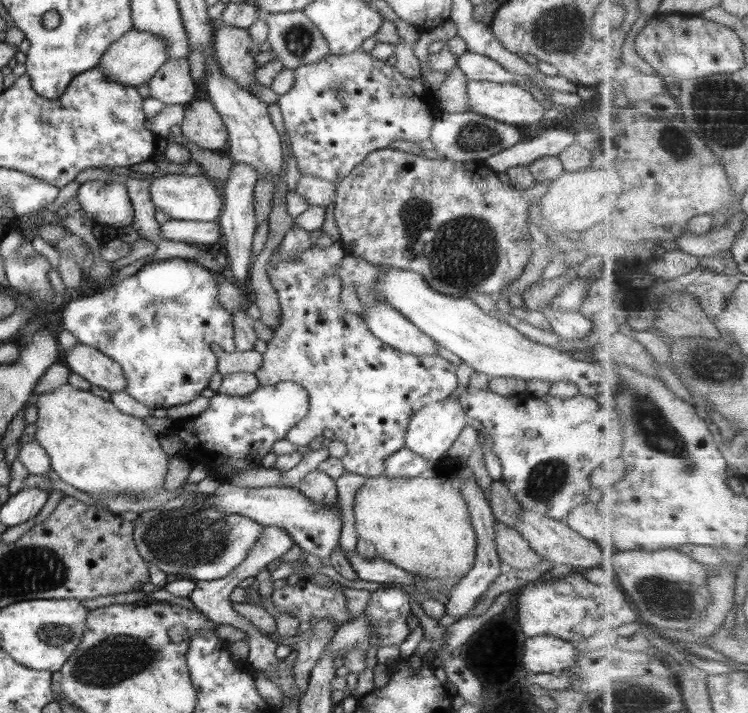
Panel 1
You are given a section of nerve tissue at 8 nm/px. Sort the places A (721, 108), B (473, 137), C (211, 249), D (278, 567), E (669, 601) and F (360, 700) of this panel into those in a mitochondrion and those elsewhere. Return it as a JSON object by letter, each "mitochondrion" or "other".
{"A":"mitochondrion","B":"mitochondrion","C":"other","D":"other","E":"mitochondrion","F":"other"}

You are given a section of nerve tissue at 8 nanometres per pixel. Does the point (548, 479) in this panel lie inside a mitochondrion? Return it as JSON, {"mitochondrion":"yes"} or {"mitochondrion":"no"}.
{"mitochondrion":"yes"}

